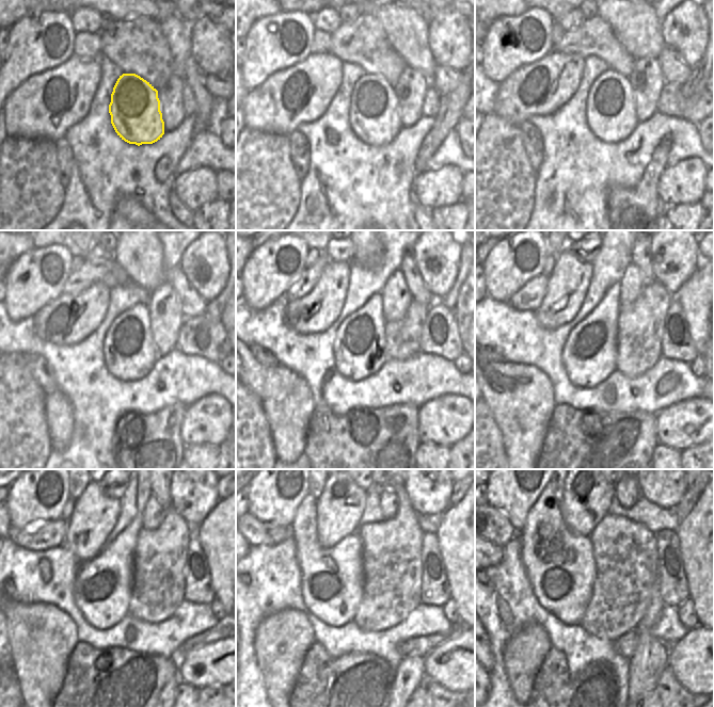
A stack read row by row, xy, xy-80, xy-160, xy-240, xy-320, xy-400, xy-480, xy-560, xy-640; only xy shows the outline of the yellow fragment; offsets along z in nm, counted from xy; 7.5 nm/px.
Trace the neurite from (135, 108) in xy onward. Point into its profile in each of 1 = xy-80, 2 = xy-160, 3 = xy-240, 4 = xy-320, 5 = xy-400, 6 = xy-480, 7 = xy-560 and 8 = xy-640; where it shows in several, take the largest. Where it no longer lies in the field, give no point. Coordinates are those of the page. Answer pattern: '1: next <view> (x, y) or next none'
1: next xy-80 (374, 116)
2: next xy-160 (611, 112)
3: next xy-240 (129, 351)
4: next xy-320 (360, 349)
5: next xy-400 (589, 355)
6: next xy-480 (102, 587)
7: next xy-560 (332, 578)
8: next xy-640 (561, 578)

